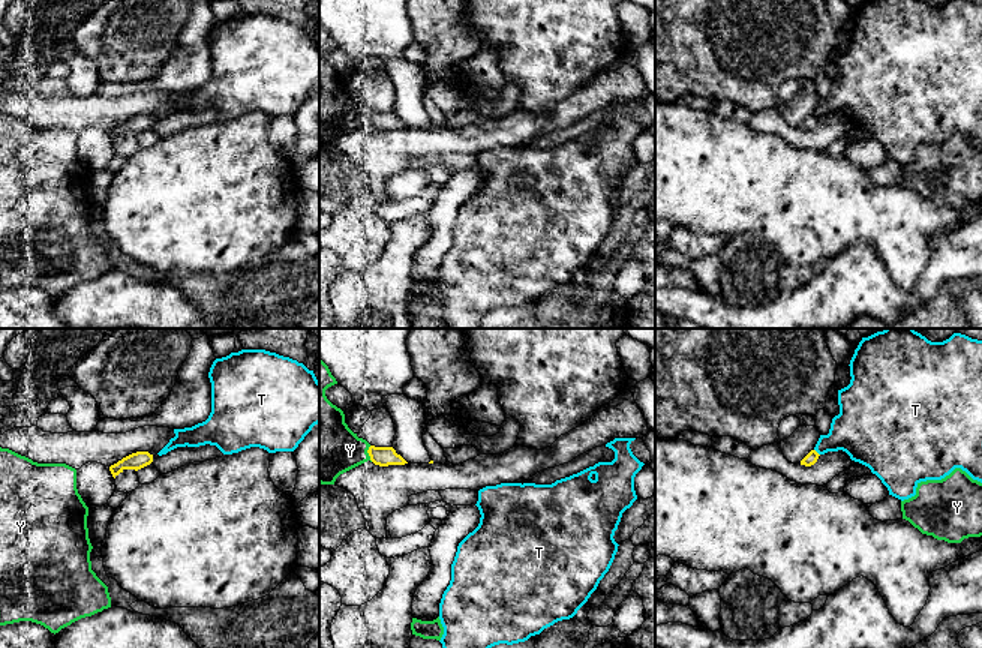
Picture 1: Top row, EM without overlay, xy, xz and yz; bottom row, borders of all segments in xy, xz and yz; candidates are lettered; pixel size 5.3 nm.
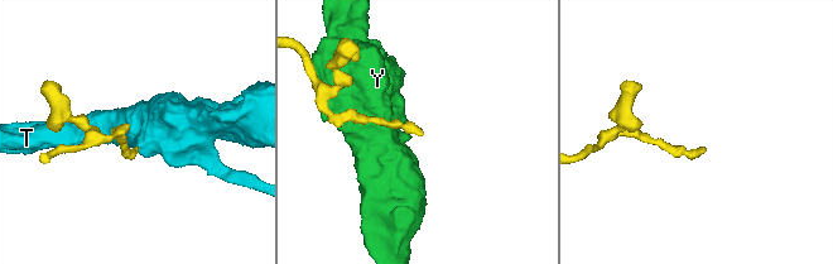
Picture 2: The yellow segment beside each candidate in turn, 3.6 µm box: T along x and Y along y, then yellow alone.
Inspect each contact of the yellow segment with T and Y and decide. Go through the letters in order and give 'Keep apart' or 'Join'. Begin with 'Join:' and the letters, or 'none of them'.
Join: none of them
T: Keep apart
Y: Keep apart

